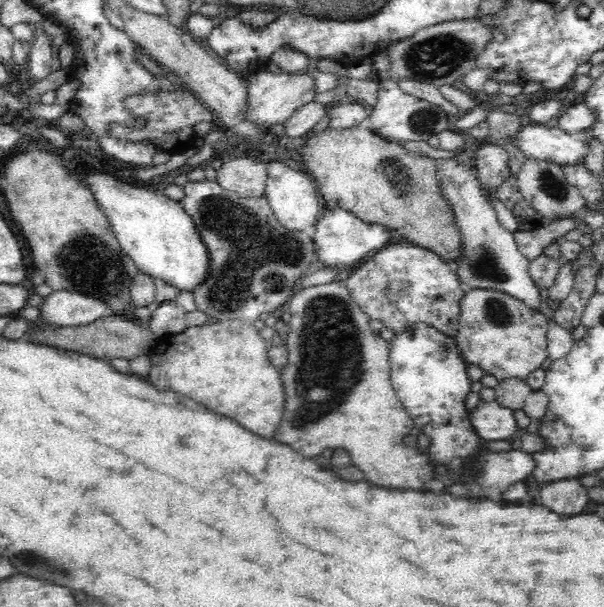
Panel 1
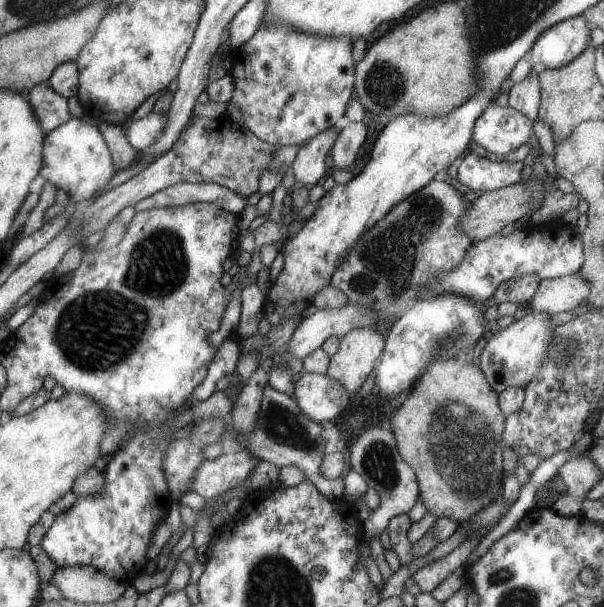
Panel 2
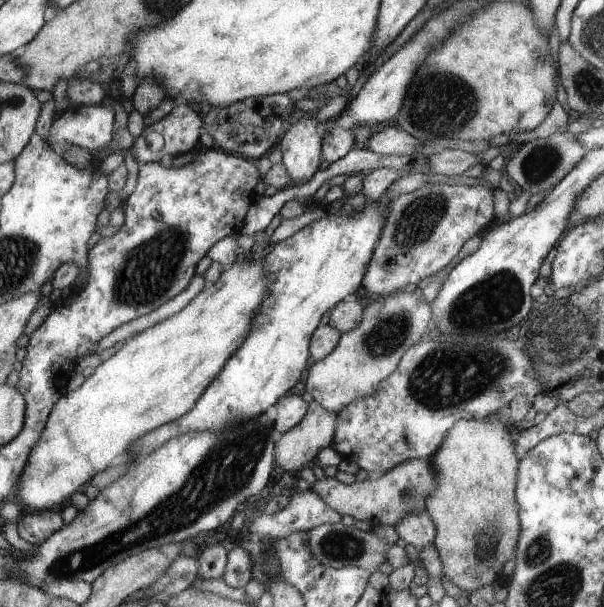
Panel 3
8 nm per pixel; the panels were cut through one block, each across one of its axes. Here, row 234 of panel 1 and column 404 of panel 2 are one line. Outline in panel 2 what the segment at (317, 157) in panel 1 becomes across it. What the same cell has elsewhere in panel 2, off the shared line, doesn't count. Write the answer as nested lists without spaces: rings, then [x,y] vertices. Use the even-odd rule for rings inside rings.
[[[470,356],[435,359],[429,370],[416,382],[406,400],[394,412],[387,427],[396,436],[397,449],[417,473],[420,500],[436,518],[450,518],[462,524],[492,504],[506,490],[506,448],[503,434],[506,413],[501,409],[501,393],[496,392],[485,371],[472,364]]]

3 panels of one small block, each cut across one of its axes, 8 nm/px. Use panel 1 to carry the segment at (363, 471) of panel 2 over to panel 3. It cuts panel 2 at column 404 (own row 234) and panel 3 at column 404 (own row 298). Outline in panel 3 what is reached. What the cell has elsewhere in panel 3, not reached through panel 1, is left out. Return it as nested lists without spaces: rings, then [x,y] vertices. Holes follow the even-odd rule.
[[[426,510],[407,515],[395,530],[406,544],[413,544],[417,549],[433,546],[437,538],[434,521]]]

